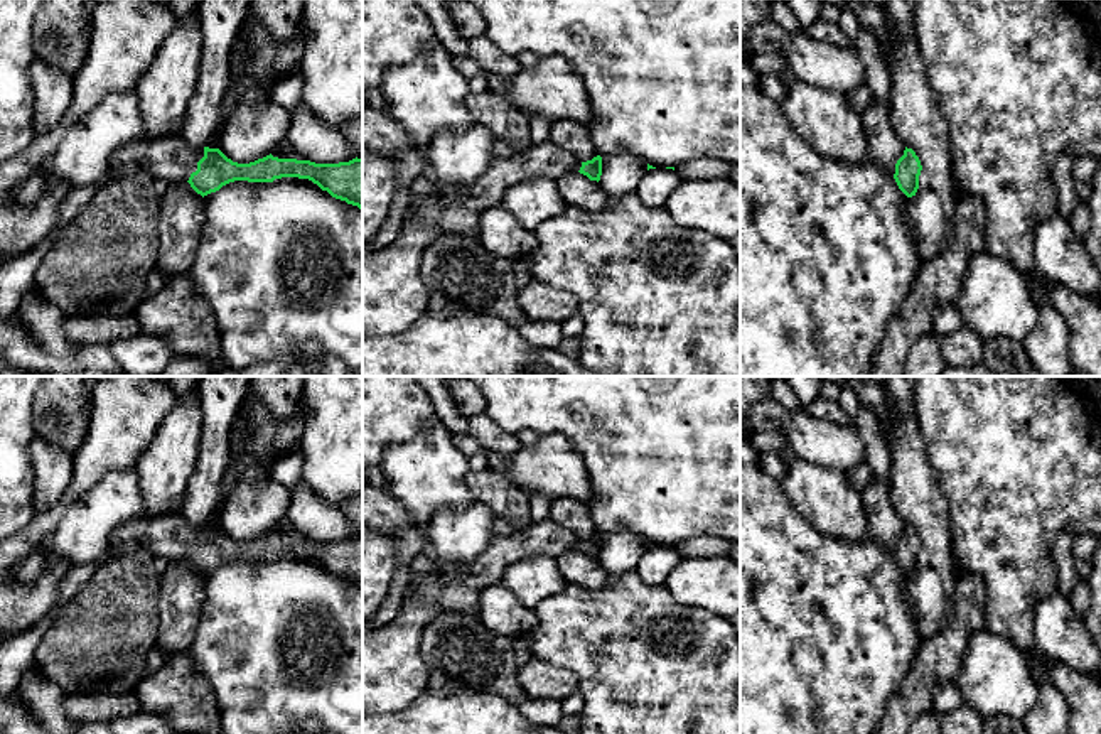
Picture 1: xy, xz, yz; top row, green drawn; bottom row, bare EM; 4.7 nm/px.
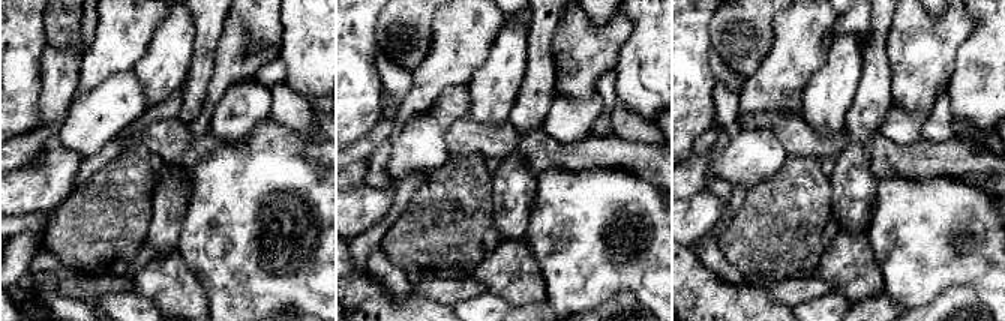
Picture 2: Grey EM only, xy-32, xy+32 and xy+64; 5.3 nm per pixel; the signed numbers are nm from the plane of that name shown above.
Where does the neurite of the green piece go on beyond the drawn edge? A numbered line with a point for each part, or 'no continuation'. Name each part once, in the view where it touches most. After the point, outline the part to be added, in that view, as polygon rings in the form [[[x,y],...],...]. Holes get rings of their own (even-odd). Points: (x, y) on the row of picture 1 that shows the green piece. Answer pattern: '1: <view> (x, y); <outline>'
1: xy (172, 159); [[[180,133],[164,138],[132,138],[120,145],[111,159],[110,169],[116,177],[132,172],[147,172],[169,186],[187,182],[197,170],[204,148],[189,145]]]

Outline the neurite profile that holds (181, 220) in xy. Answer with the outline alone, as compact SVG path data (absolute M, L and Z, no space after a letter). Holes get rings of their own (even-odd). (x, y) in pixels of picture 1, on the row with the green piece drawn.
M189 182L169 186L158 216L158 253L155 262L165 282L189 272L202 226L204 197Z

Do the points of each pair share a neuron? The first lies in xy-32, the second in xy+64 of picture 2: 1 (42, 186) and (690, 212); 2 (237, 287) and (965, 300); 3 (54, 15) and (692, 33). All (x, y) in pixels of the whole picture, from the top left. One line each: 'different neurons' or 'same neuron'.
1: same neuron
2: different neurons
3: different neurons

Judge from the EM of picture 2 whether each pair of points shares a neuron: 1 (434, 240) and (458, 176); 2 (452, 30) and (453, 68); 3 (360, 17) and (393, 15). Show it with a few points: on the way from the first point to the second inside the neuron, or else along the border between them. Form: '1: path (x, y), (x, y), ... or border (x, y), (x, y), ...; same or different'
1: path (444, 224), (458, 192); same
2: path (453, 39), (453, 59); same
3: border (378, 15), (377, 50); different

